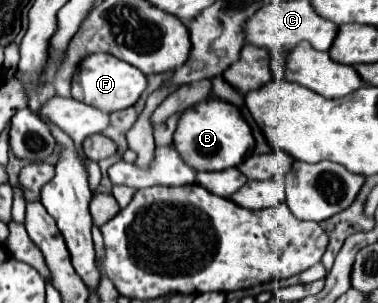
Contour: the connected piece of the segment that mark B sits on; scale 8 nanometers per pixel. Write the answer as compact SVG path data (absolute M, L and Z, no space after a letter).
M205 100L185 110L179 118L173 144L183 160L195 170L227 170L239 166L247 156L253 154L255 140L249 124L243 120L235 104L223 100Z

